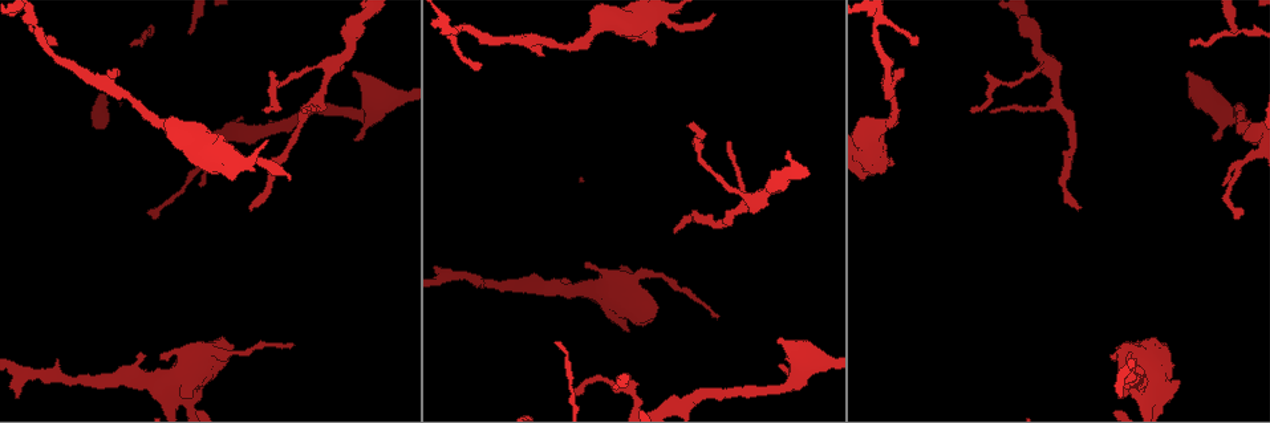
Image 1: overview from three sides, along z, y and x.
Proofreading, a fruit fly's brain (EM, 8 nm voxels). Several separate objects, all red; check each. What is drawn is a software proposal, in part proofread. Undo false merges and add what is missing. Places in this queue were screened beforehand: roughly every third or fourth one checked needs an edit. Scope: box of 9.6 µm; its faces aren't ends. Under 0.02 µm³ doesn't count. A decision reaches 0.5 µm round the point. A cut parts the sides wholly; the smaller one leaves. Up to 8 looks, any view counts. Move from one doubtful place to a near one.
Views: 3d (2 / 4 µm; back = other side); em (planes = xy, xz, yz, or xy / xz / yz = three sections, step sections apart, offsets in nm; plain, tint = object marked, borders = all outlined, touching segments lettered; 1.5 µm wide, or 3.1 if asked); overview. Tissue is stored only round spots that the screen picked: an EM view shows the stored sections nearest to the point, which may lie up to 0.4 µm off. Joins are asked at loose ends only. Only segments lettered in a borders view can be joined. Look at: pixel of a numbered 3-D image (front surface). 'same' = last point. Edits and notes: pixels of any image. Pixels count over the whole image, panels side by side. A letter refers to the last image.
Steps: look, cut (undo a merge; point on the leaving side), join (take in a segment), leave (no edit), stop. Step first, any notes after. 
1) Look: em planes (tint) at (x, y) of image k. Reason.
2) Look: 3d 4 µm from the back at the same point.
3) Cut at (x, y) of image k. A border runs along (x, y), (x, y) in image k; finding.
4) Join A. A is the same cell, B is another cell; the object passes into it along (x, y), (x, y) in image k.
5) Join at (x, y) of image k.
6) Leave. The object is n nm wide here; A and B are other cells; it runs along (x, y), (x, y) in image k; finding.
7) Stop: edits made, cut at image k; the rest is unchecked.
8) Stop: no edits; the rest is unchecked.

Look: 3d 2 µm from the back at (779, 337) of image 1.

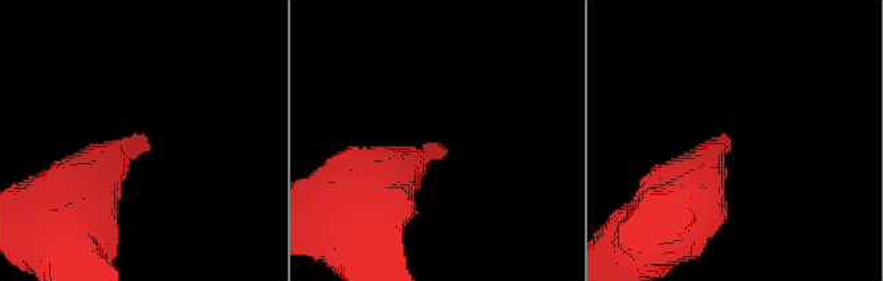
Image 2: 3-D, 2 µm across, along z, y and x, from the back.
Look: em xz step 8 (tint) at (440, 147) of image 2.

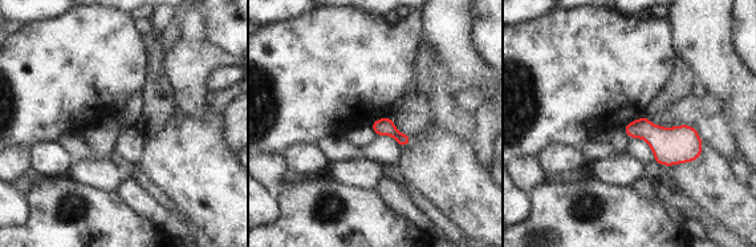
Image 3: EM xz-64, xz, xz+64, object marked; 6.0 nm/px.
Look: em xz step 8 (borders) at the same point.

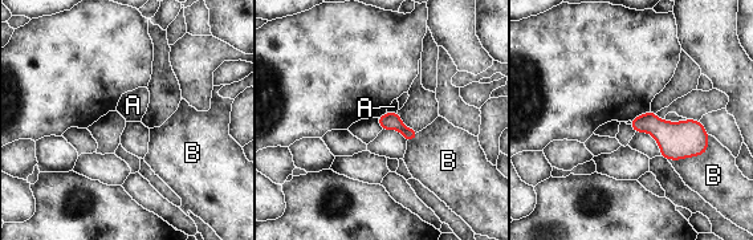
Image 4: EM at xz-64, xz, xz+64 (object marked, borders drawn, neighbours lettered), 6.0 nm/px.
Leave. A and B are other cells; a border runs along (397, 110), (386, 112) in image 4; none of them fits.

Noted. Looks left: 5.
Look: 3d 4 µm at (185, 396) of image 1. Free end.

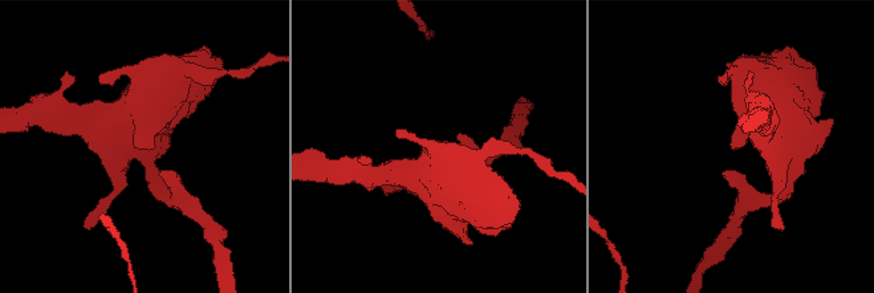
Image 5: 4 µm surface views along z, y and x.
Look: em planes (tint) at (731, 147) of image 5.

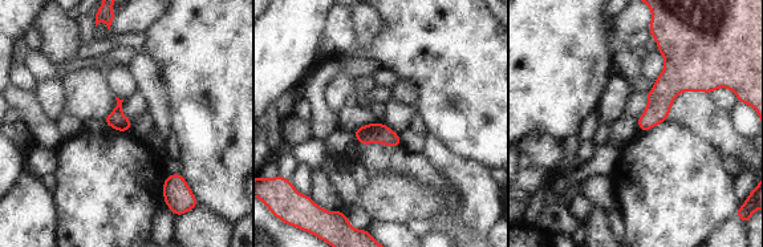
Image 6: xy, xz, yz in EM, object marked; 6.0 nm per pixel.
Look: em planes (borders) at the same point.

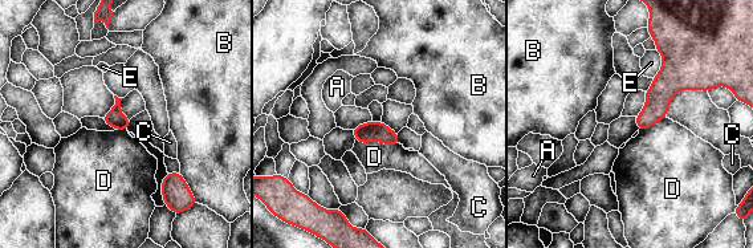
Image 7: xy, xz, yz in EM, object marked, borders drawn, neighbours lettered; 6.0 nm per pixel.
Leave. The longest contact is with D, 280 nm; A, B, C, D and E are other cells; no lettered segment goes on from it.

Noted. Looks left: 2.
Look: 3d 4 µm at (581, 41) of image 1. Sudden change in width.

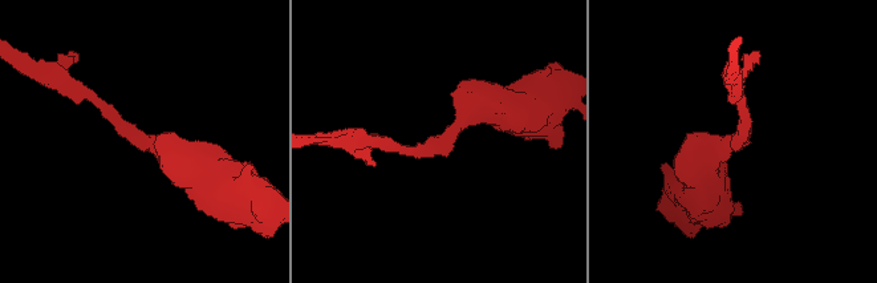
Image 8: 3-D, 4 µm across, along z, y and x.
Look: em xy step 4 (borders) at (438, 143) of image 8. The arms are 170, 440 nm wide; now the EM.

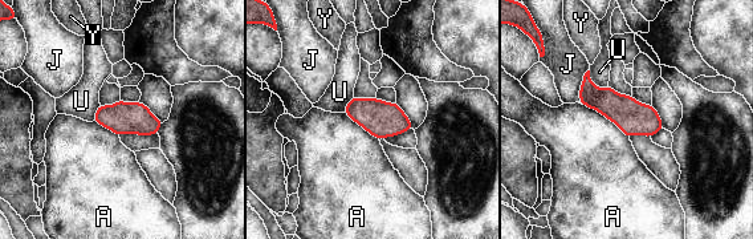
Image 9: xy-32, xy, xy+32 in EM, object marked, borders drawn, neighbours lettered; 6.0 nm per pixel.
Leave. A, J, U and Y are other cells; it runs along (586, 79), (602, 100), (659, 125) in image 9; one neuron here.

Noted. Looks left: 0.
Stop: no edits; the rest is unchecked.

